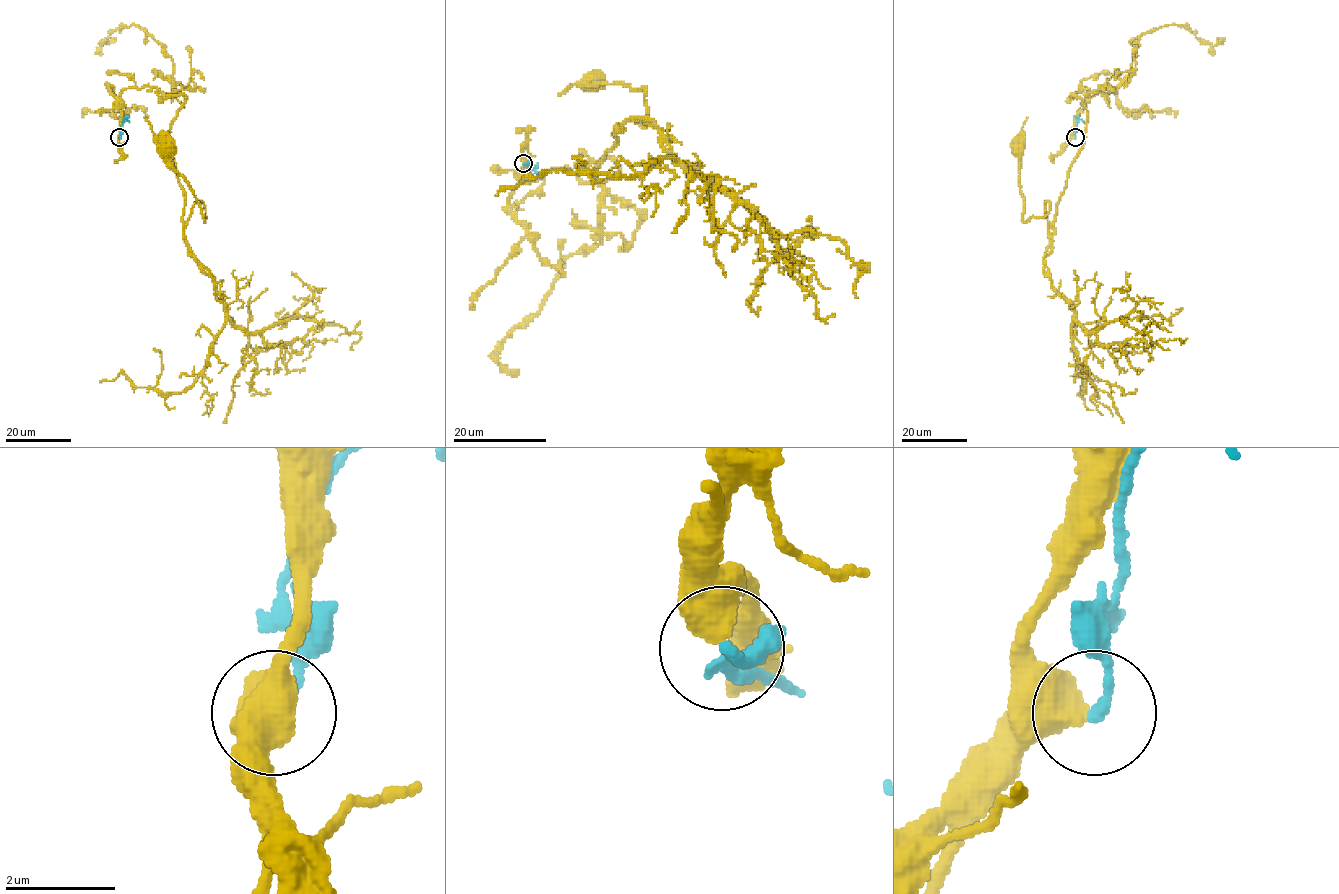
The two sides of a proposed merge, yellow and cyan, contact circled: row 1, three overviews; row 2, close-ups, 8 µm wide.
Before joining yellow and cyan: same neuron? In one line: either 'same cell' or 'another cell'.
another cell

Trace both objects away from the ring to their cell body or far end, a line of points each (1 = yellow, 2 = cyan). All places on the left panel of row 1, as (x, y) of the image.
1: (119, 137), (124, 90), (185, 97), (168, 143), (184, 233), (192, 207), (204, 206), (205, 221), (167, 146)
2: (119, 137), (124, 121), (129, 122)

